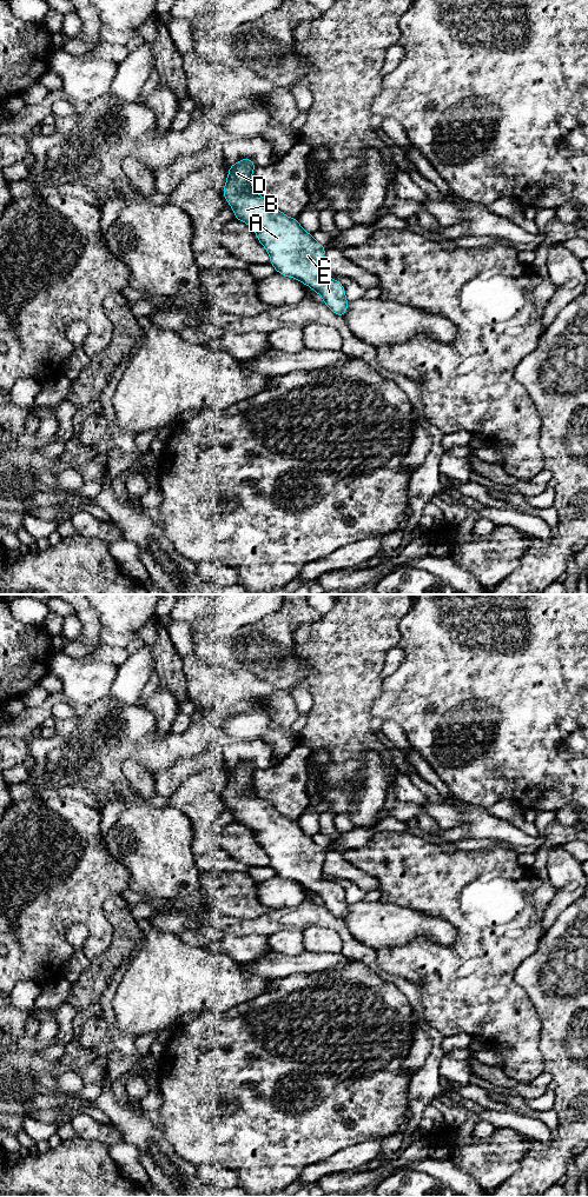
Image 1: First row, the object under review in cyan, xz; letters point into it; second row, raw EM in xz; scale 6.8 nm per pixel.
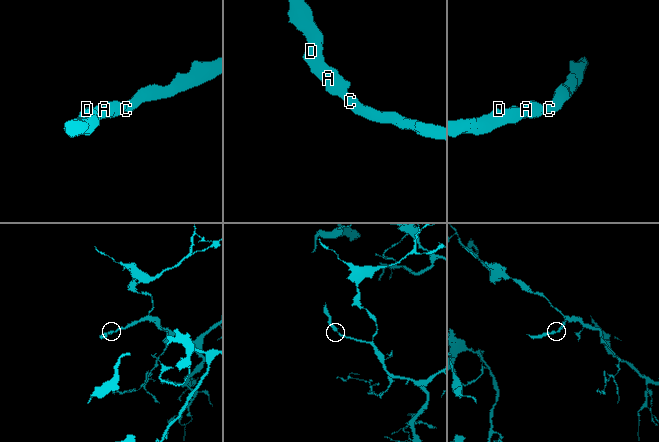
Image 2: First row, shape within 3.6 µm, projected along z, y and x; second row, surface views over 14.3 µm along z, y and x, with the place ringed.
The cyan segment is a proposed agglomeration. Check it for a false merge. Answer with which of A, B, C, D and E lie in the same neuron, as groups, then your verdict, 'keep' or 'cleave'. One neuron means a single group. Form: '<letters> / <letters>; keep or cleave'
A B C D E; keep

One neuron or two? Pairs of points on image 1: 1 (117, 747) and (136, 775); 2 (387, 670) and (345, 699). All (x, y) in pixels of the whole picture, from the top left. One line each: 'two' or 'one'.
1: two
2: two

